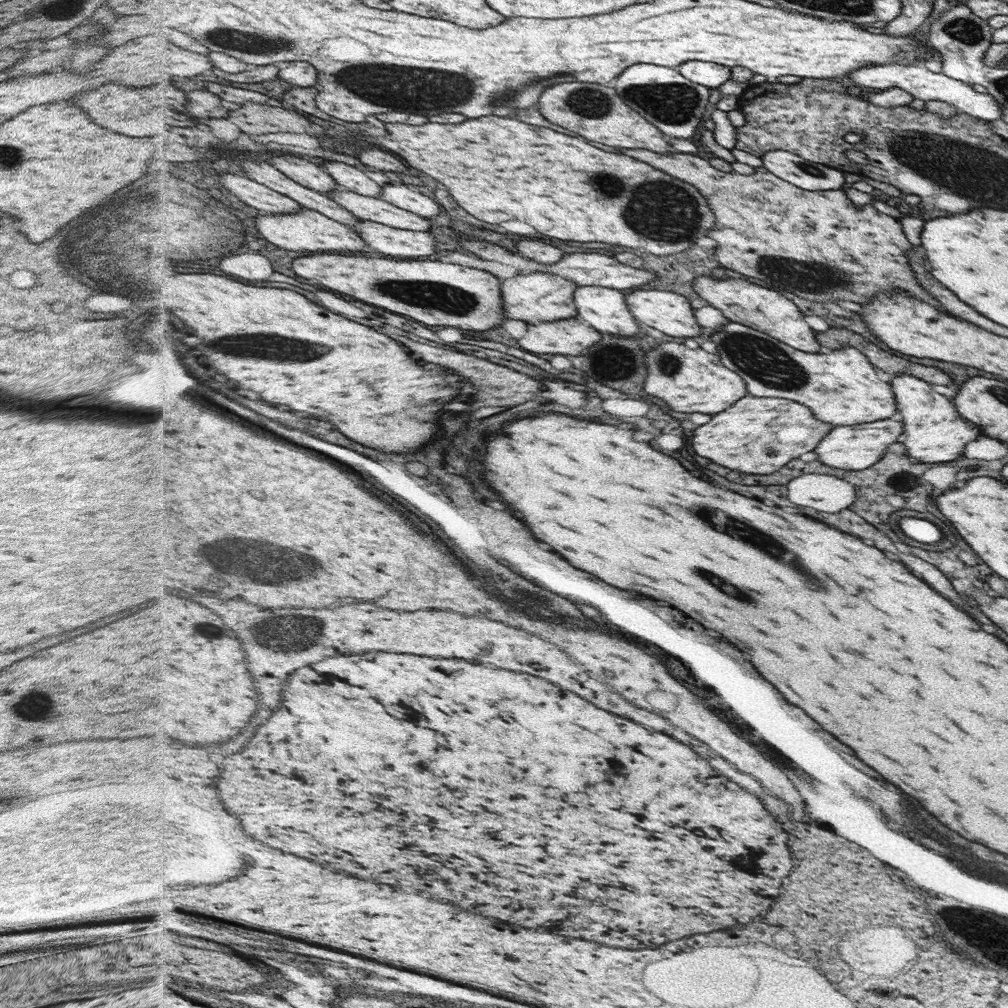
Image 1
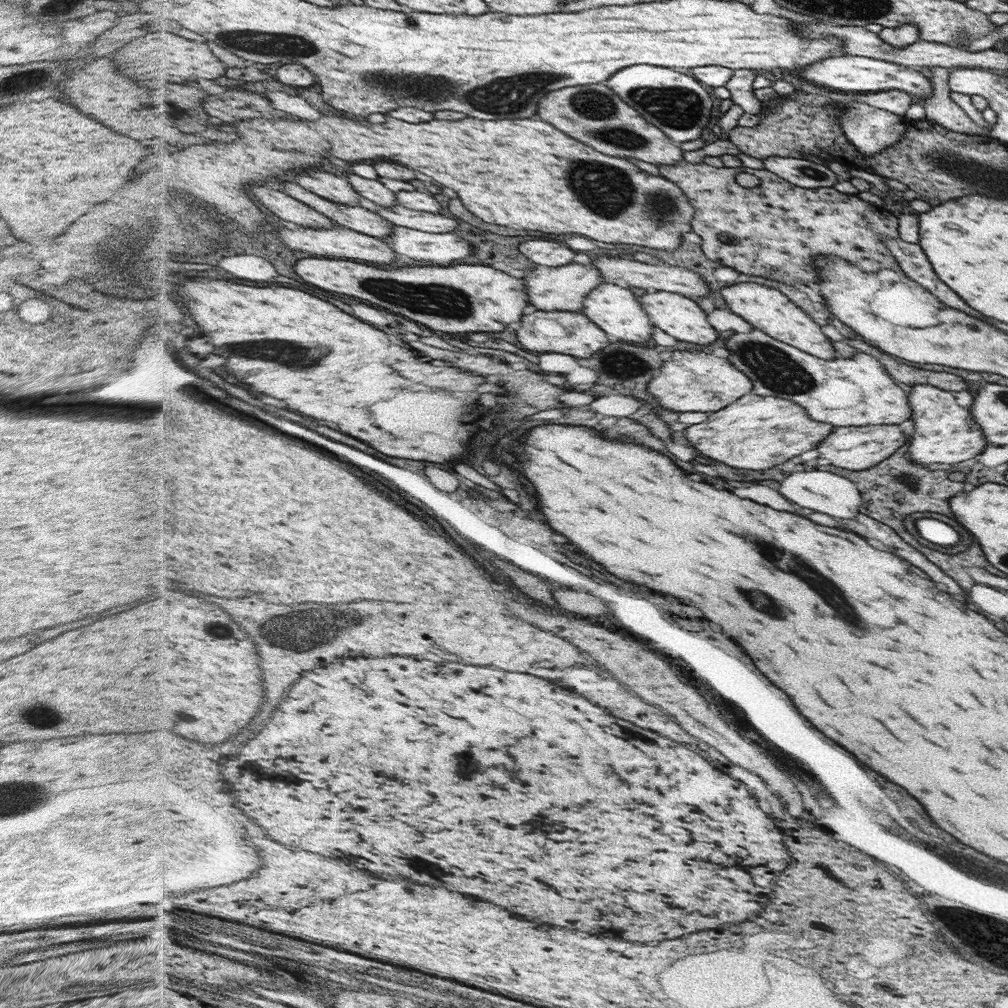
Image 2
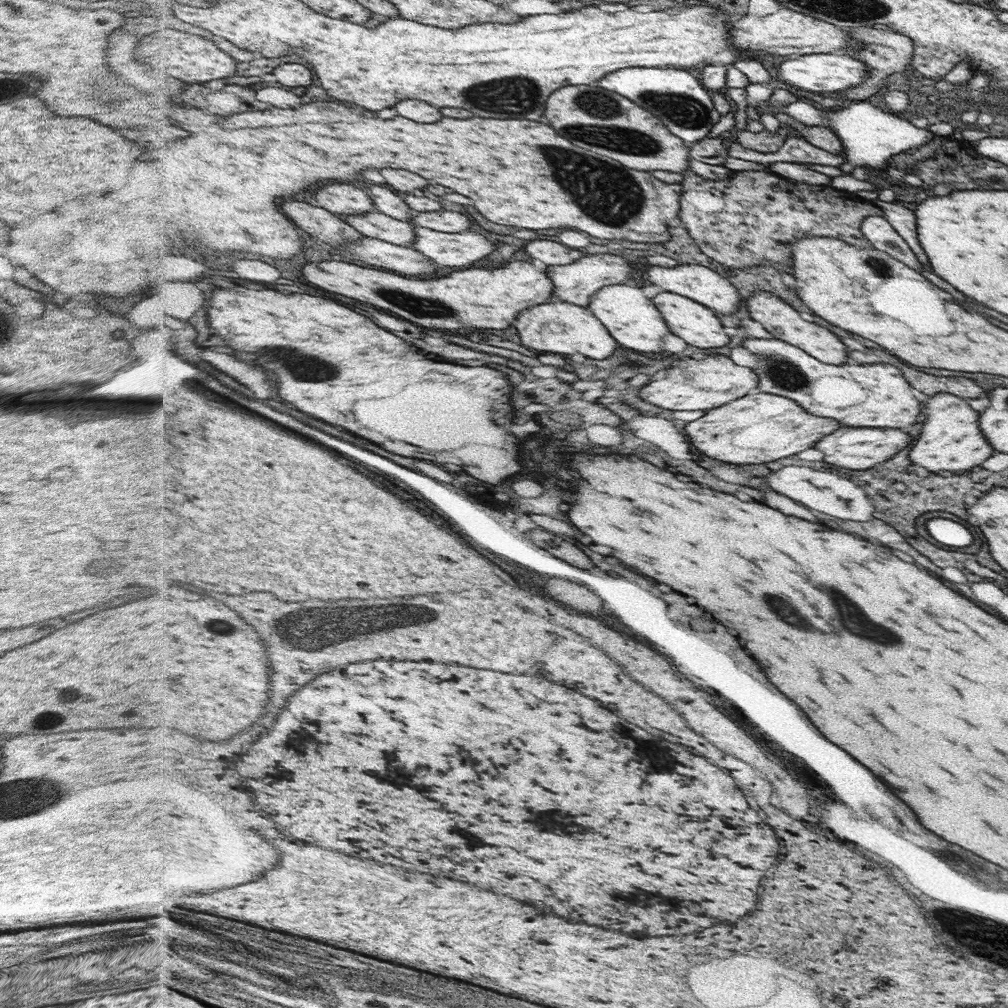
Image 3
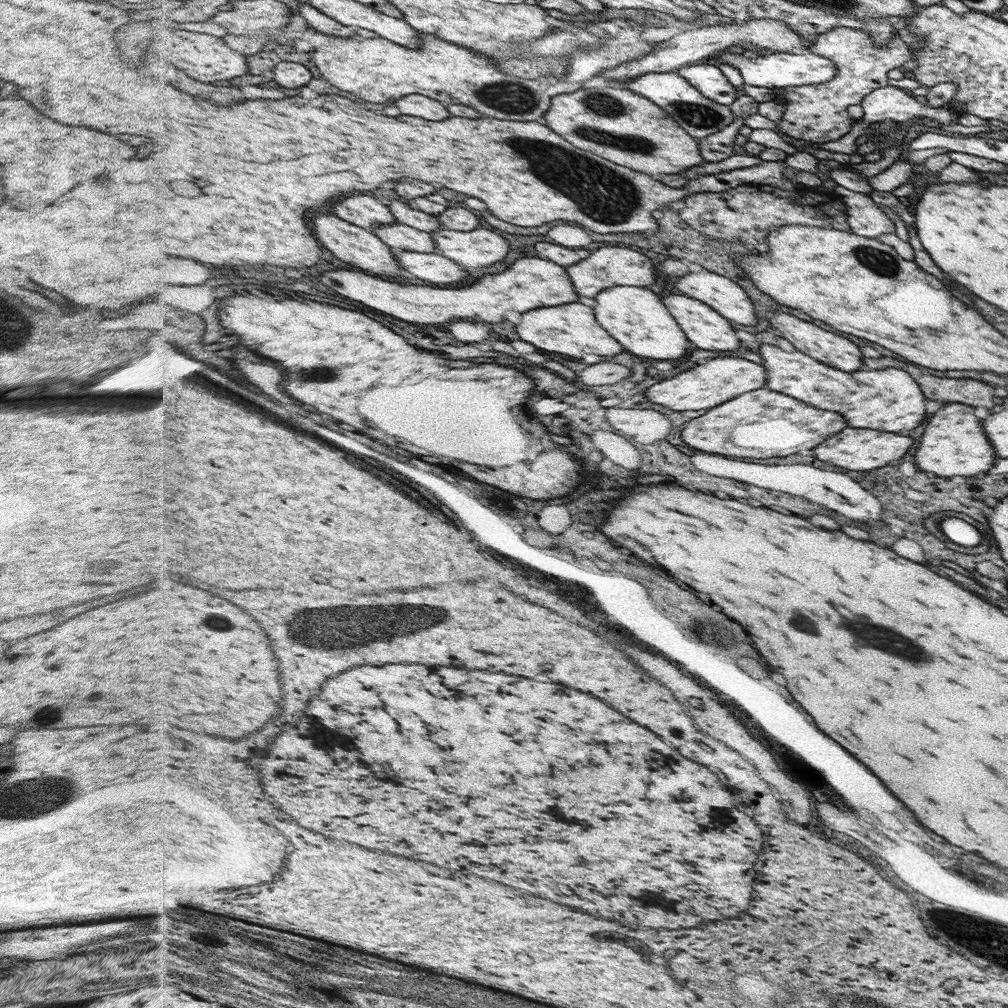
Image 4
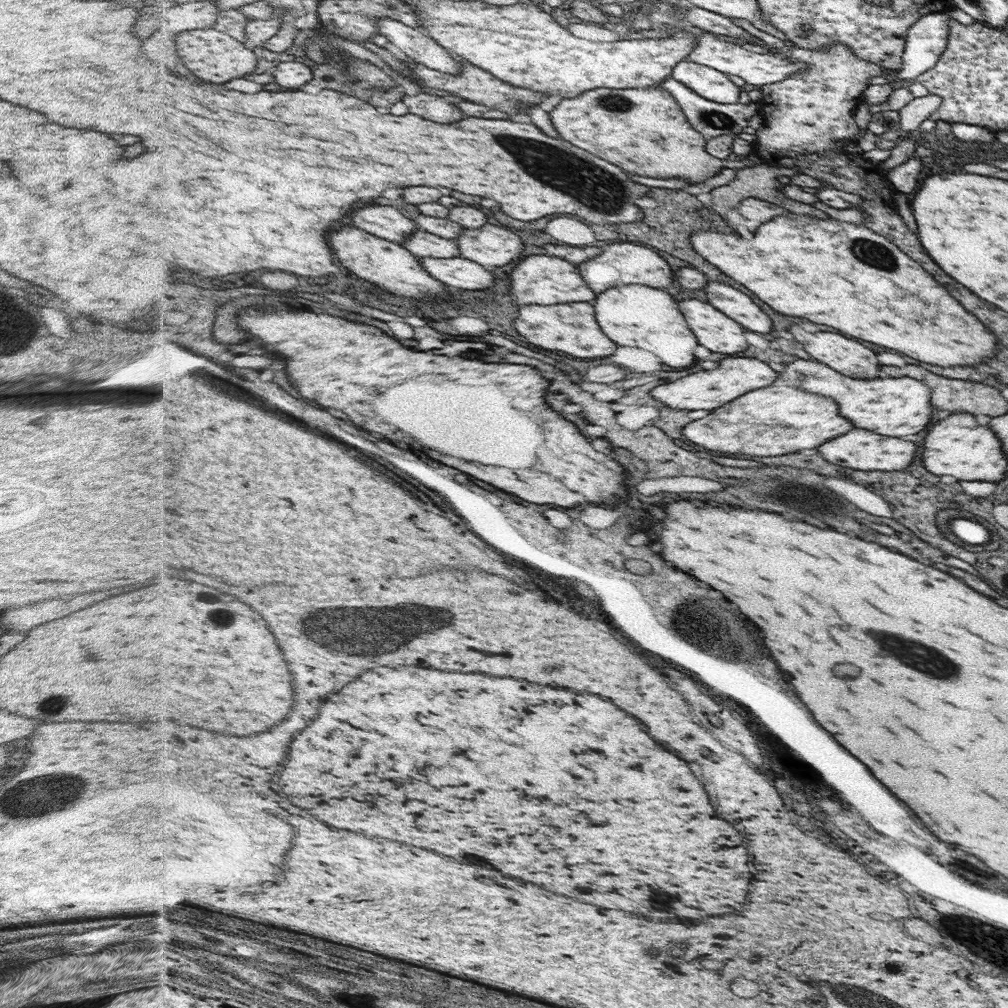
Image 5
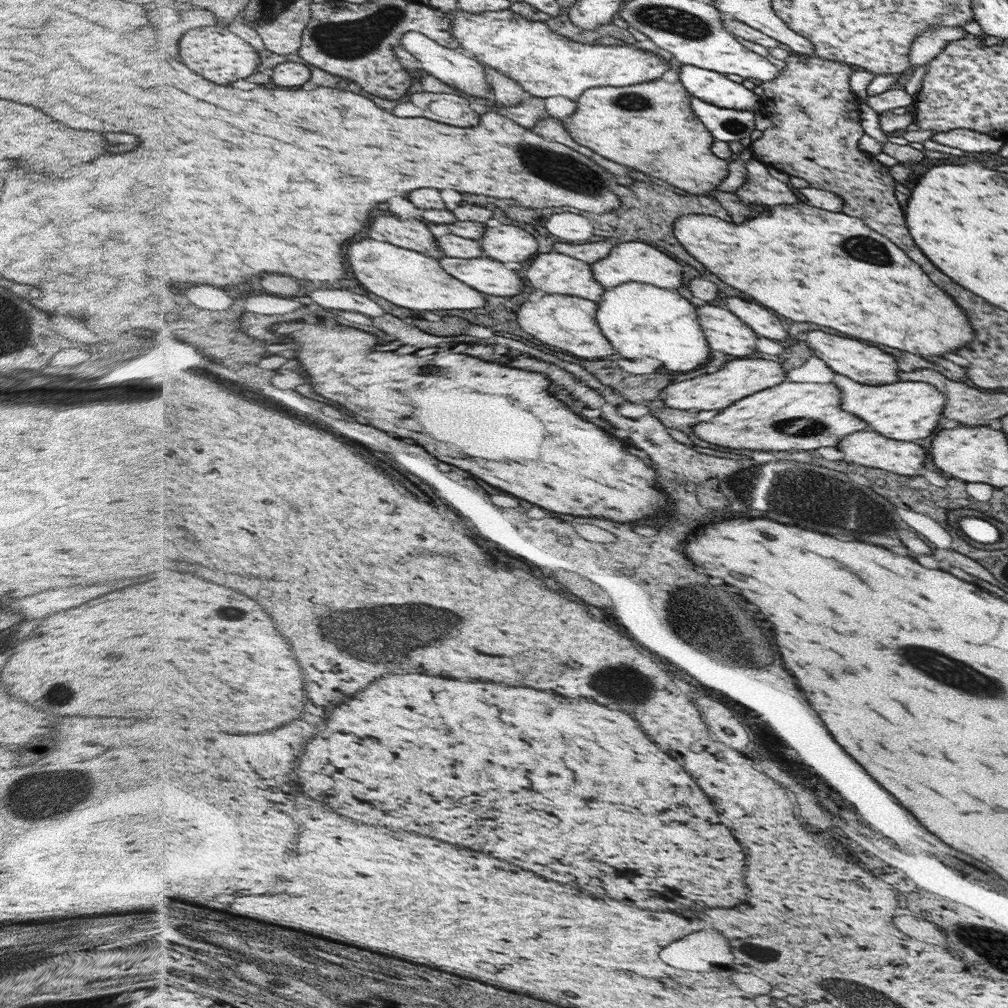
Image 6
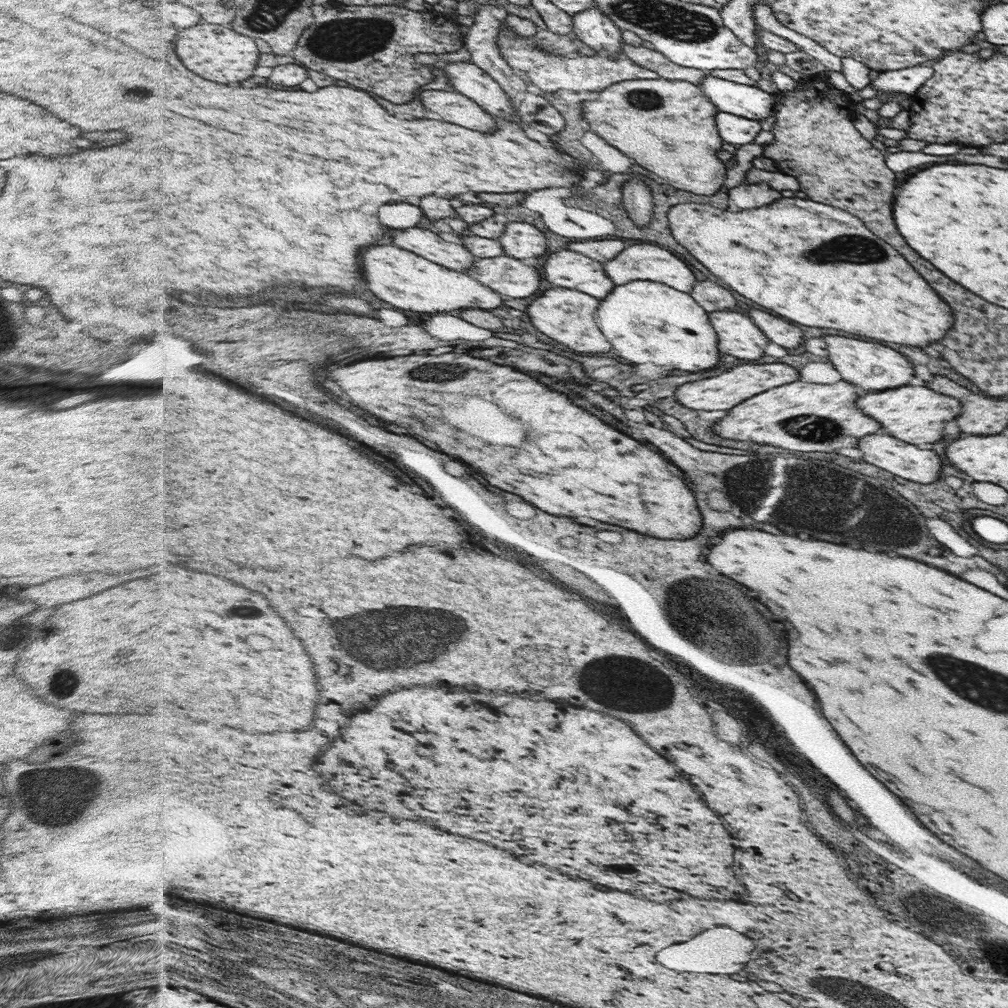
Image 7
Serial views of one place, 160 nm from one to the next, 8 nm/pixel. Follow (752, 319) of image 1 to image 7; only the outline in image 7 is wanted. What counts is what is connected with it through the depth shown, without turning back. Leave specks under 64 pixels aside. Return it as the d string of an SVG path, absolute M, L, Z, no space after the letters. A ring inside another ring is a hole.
M824 336L822 340L826 342L823 348L828 350L828 358L834 364L834 368L840 372L842 380L852 382L854 386L862 386L864 390L898 388L898 386L908 384L910 378L914 376L912 363L908 362L900 352L896 352L888 346L852 340L852 338L844 338L844 336Z

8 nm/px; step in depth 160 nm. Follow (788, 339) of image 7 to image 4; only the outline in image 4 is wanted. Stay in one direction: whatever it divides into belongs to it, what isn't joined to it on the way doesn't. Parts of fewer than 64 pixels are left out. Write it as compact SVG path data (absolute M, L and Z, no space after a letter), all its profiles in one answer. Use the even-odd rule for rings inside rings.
M702 270L686 273L682 278L676 278L674 288L678 288L684 296L694 297L710 308L718 308L726 320L756 326L756 312L746 292L739 283L725 276Z

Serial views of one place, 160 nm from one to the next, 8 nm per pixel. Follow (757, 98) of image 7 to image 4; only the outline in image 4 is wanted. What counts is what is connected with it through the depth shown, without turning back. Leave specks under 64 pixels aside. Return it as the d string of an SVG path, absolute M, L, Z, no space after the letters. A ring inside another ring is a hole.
M717 64L686 65L678 69L704 96L720 104L730 106L740 95L739 88L728 82Z

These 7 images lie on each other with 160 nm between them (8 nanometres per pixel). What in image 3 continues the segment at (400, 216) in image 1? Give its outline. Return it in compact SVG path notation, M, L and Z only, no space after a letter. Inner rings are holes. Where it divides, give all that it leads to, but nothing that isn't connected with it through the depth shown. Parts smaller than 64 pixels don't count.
M441 209L434 212L418 212L411 216L414 226L437 230L438 232L457 233L470 228L470 220L464 214Z

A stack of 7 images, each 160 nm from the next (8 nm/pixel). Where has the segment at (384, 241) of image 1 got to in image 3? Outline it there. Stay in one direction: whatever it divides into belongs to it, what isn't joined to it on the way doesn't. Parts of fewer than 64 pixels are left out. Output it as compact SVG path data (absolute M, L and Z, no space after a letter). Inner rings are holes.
M416 226L415 241L411 247L427 256L438 266L468 268L494 252L494 243L479 233L462 231L457 233L438 232Z

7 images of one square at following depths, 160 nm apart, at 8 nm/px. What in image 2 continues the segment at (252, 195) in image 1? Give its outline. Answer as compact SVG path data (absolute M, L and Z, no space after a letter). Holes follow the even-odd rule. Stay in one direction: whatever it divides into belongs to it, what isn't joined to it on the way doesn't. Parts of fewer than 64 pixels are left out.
M250 186L250 190L254 196L258 196L258 200L264 206L268 206L268 209L281 219L317 229L332 228L338 224L328 215L322 214L319 210L284 191L280 192L266 186Z

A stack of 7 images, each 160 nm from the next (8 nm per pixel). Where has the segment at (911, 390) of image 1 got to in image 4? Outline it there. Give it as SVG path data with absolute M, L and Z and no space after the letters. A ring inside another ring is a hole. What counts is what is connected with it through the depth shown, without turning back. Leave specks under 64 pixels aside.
M946 404L930 420L920 438L916 450L916 464L924 472L934 472L938 476L976 476L988 472L996 460L996 452L990 446L986 434L982 432L980 420L972 406L966 404Z

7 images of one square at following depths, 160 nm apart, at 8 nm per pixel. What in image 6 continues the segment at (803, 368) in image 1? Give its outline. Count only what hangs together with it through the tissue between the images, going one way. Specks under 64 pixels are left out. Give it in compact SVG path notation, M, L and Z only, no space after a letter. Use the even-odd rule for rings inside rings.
M836 372L832 382L838 384L838 388L842 388L841 392L846 396L846 412L862 416L862 420L866 420L872 430L882 432L882 436L890 436L892 440L912 442L918 438L926 438L938 426L938 420L942 418L942 408L946 404L944 394L926 382L894 382L884 386L866 386Z

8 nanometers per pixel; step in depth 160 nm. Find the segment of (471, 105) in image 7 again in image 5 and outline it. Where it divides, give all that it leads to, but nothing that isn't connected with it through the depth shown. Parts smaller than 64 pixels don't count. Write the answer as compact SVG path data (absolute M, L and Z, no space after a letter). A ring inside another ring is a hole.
M420 93L415 96L406 96L406 106L410 108L410 114L426 116L426 120L434 120L440 124L458 122L464 118L464 114L454 106L455 99Z

